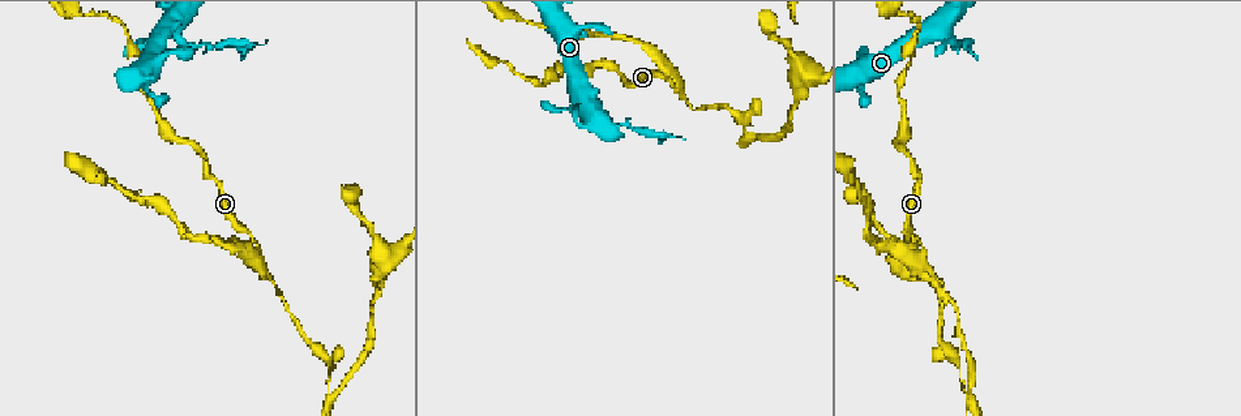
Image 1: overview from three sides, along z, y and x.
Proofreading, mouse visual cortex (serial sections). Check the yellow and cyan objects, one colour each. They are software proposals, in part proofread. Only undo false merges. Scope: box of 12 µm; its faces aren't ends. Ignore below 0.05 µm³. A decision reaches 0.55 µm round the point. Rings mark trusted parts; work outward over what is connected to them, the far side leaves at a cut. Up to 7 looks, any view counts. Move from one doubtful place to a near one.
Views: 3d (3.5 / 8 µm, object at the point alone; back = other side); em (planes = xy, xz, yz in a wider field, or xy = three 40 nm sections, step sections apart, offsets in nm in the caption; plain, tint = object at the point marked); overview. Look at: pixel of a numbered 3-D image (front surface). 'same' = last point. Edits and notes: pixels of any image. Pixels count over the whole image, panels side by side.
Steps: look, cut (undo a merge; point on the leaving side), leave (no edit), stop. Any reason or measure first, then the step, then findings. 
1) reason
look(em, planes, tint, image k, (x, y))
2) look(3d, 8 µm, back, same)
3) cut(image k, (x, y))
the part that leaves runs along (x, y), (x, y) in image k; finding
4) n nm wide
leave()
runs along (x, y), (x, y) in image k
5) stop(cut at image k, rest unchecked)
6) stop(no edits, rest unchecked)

small branch off a trunk
look(3d, 3.5 µm, image 1, (946, 36))

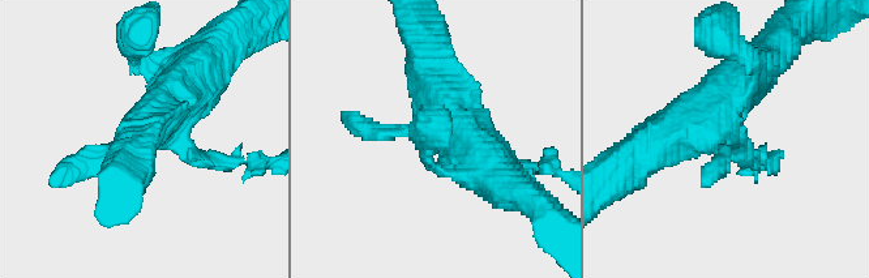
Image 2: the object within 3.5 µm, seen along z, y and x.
look(em, xy, step 3, tint, image 2, (731, 132))

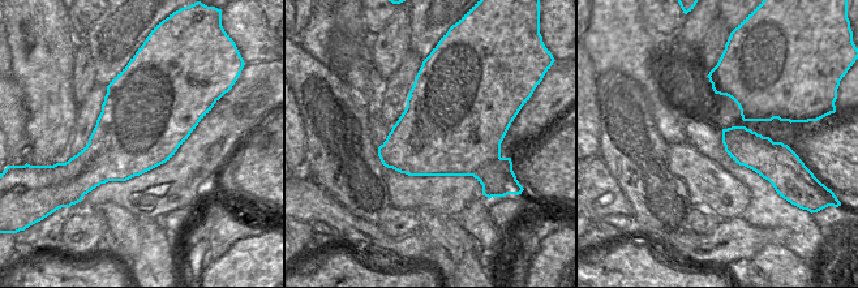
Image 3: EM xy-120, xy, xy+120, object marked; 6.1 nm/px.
cut(image 2, (228, 159))
the part that leaves runs along (182, 146), (222, 166), (270, 162) in image 2; two cells meet here

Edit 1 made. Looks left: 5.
redraw
look(overview)

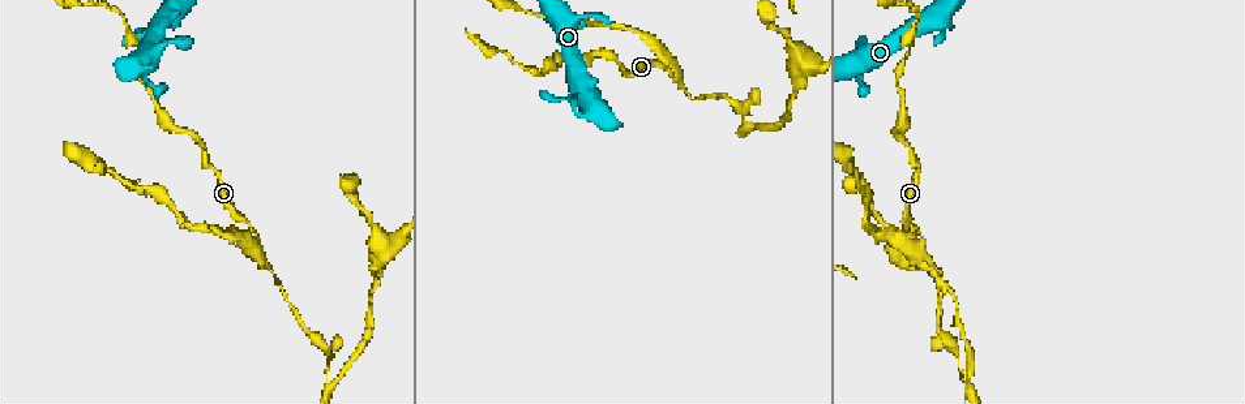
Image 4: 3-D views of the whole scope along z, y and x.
a narrow waist
look(3d, 8 µm, image 4, (145, 85))

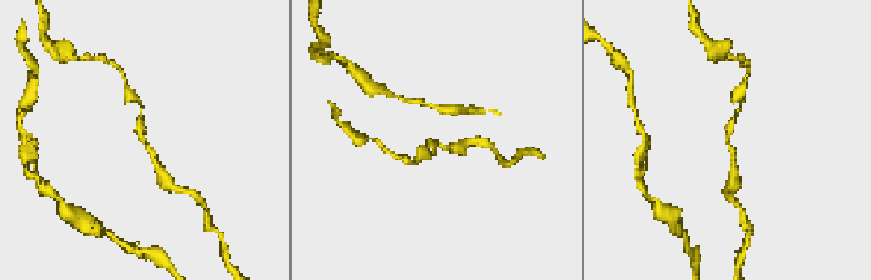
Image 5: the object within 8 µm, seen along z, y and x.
zoom in
look(3d, 3.5 µm, image 5, (439, 144))

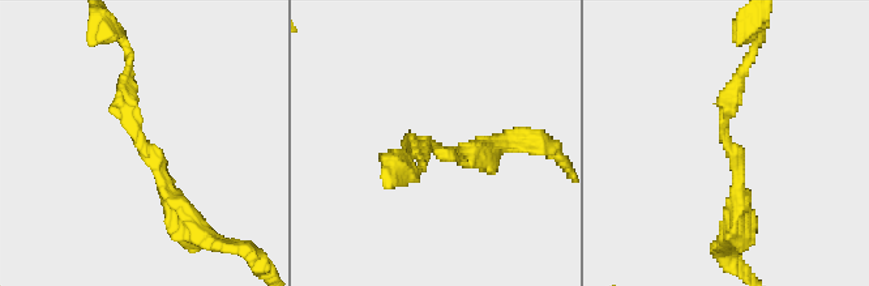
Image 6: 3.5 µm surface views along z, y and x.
leave()
runs along (179, 208), (123, 111), (127, 59) in image 6; one cell here

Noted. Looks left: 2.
abrupt turn
look(em, xy, step 3, tint, image 4, (260, 244))

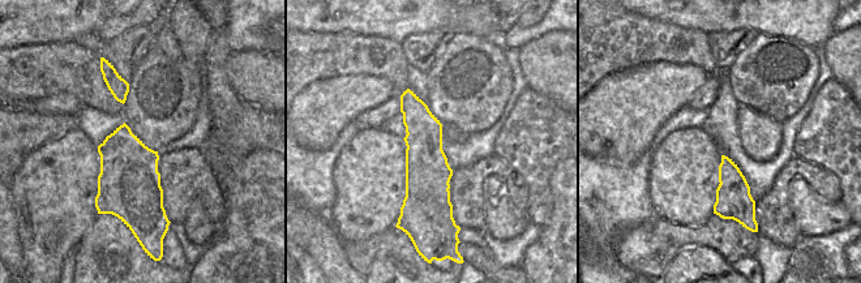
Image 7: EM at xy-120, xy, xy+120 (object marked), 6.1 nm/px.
look(3d, 3.5 µm, same)

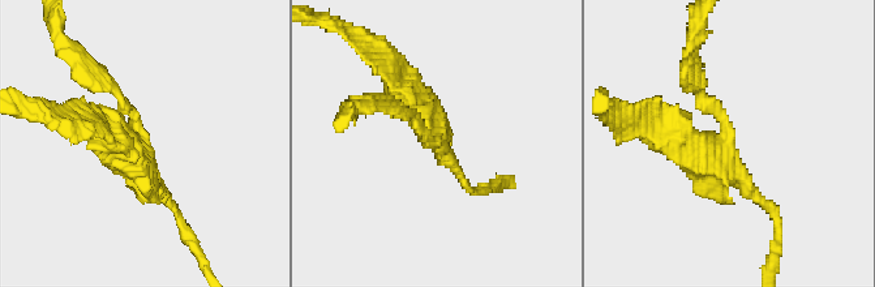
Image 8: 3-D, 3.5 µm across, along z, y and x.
cut(image 8, (119, 132))
two cells meet here

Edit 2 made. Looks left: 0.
stop(cut at image 2, cut at image 8, rest unchecked)

